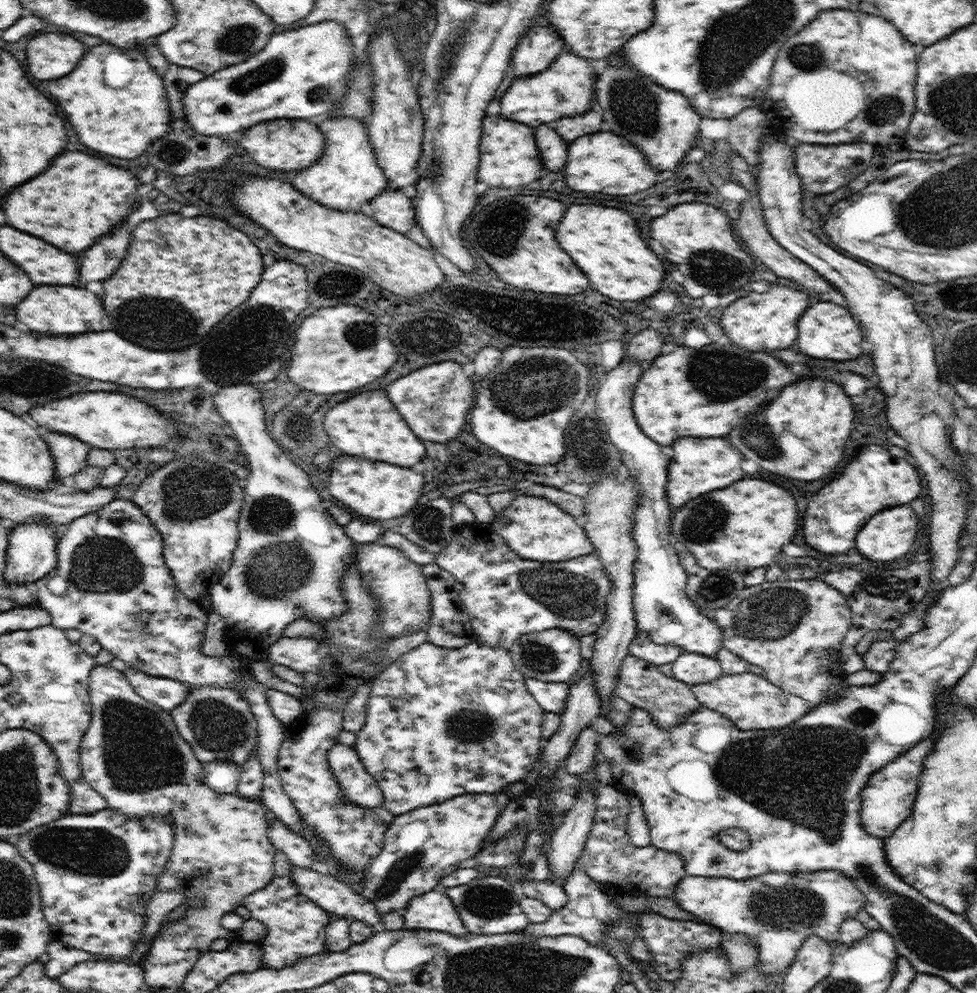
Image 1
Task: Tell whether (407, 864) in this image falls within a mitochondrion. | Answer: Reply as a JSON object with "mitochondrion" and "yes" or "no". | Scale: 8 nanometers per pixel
{"mitochondrion":"yes"}

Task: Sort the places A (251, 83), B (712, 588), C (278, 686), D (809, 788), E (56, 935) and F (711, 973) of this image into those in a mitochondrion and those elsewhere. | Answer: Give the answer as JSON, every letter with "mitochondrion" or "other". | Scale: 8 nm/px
{"A":"mitochondrion","B":"mitochondrion","C":"other","D":"mitochondrion","E":"other","F":"other"}

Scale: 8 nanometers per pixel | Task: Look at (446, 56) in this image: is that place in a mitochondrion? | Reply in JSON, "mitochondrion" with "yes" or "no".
{"mitochondrion":"yes"}

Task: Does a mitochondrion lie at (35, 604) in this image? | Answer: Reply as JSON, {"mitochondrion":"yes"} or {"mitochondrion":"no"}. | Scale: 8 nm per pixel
{"mitochondrion":"no"}

